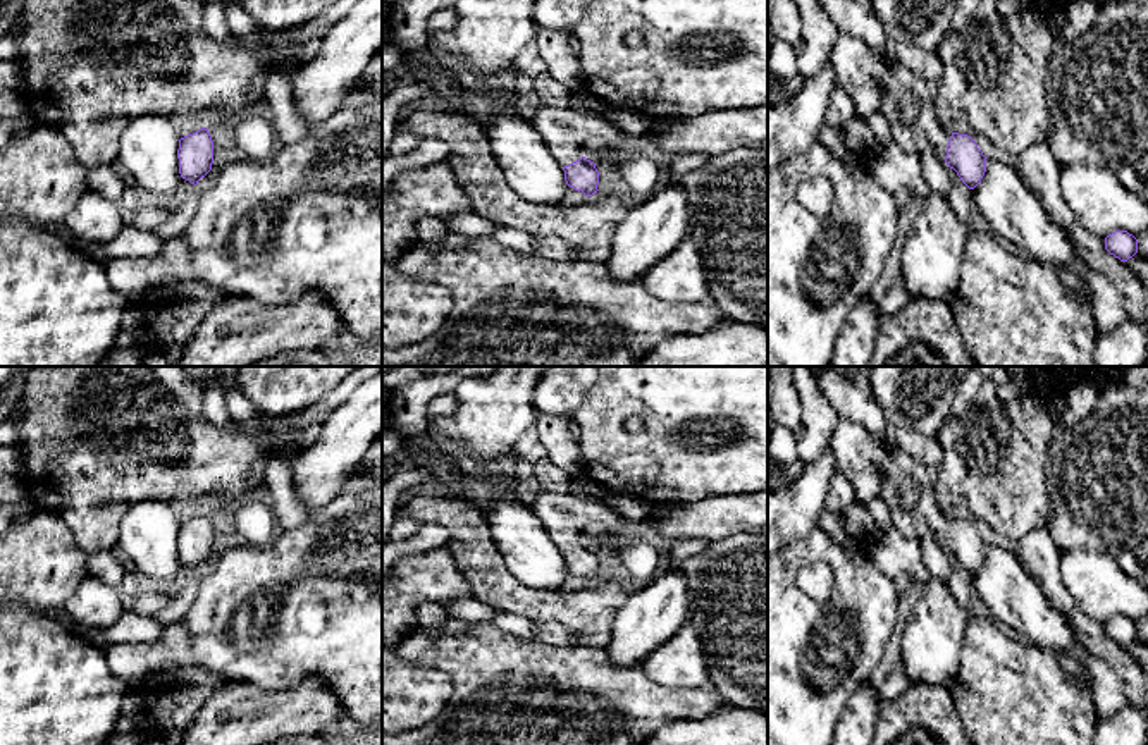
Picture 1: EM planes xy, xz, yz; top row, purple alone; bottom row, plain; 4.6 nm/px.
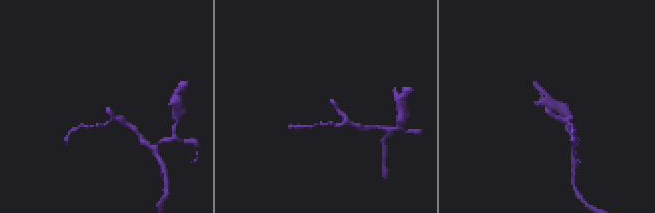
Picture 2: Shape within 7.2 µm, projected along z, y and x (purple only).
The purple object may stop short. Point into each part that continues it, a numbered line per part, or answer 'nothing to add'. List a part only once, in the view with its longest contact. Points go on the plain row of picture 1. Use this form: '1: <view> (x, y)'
1: yz (907, 489)

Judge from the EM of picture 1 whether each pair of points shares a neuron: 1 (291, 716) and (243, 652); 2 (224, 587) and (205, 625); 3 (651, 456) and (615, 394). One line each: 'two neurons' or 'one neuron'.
1: two neurons
2: one neuron
3: one neuron

